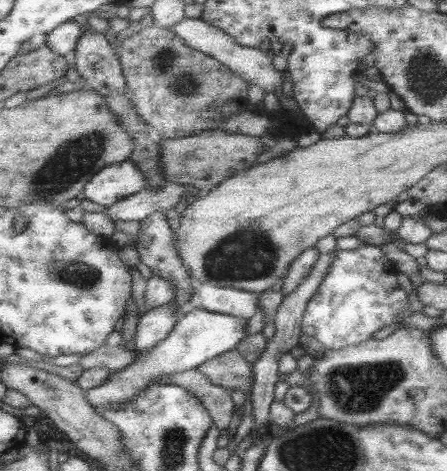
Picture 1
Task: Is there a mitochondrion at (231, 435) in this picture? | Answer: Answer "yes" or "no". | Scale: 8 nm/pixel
no

